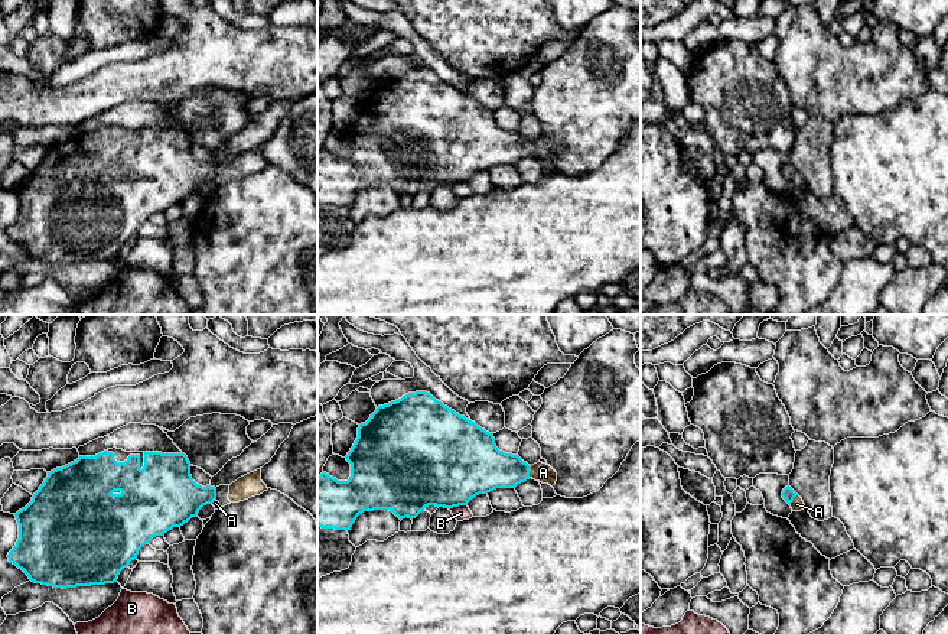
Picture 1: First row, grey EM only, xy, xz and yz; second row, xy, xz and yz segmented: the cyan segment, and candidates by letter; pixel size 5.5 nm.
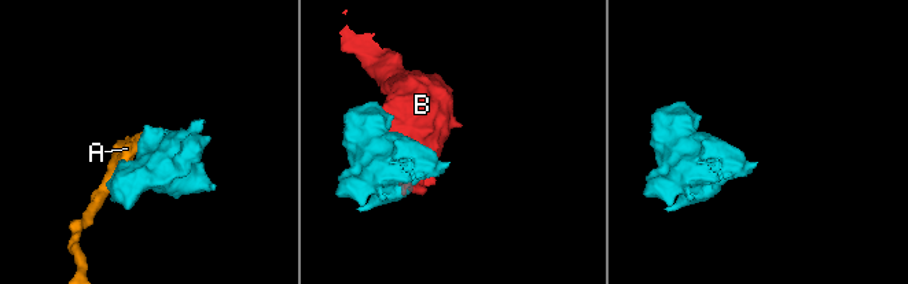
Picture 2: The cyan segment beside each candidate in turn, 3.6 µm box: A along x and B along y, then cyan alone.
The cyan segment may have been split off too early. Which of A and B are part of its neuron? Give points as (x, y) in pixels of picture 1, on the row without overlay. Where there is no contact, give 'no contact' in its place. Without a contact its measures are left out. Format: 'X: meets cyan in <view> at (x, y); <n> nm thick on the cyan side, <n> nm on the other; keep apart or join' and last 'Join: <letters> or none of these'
A: meets cyan in xz at (528, 149); 260 nm thick on the cyan side, 110 nm on the other; join
B: meets cyan in xz at (458, 182); 500 nm thick on the cyan side, 90 nm on the other; keep apart
Join: A

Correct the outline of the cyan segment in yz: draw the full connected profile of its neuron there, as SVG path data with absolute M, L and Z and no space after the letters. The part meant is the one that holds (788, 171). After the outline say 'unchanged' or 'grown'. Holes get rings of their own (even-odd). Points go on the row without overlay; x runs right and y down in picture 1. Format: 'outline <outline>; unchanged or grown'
outline M789 162L784 165L782 175L791 182L792 188L805 185L802 175Z; grown

